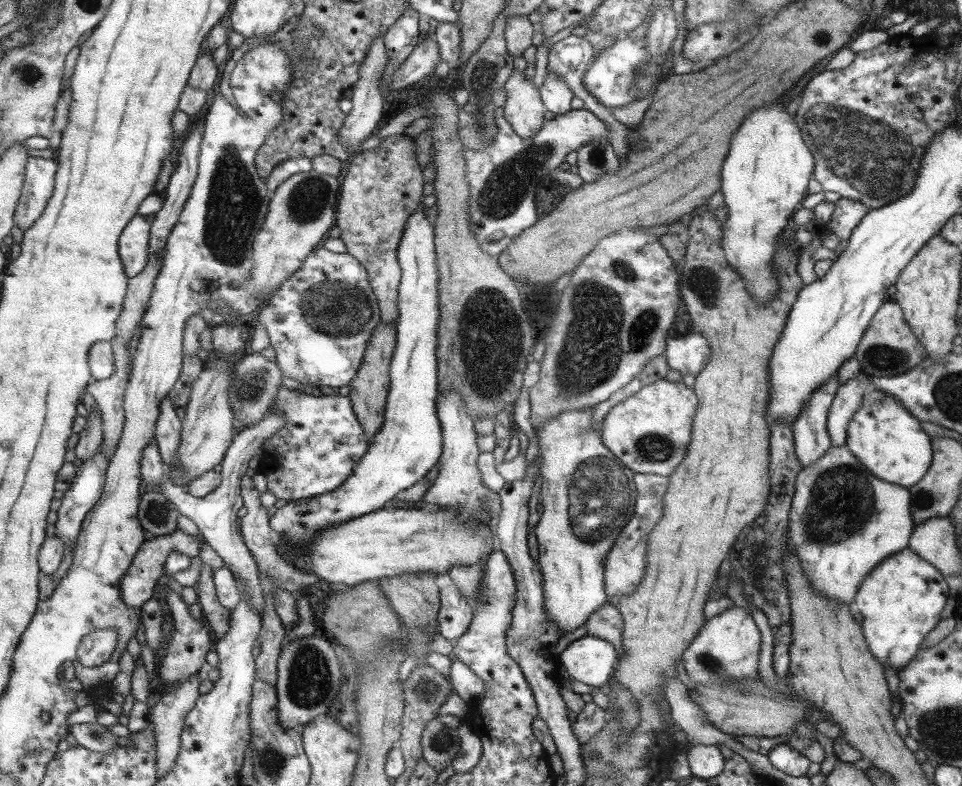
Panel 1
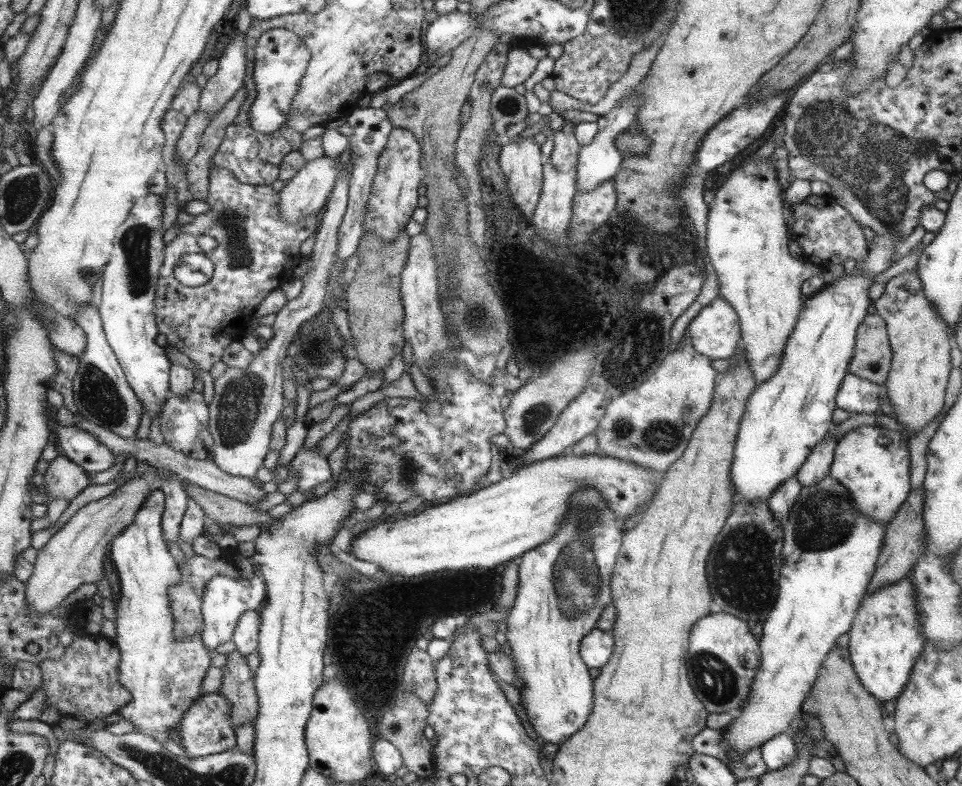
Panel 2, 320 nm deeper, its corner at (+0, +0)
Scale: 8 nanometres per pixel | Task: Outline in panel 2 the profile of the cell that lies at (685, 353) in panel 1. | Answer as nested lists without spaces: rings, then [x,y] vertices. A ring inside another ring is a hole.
[[[716,296],[688,322],[685,341],[710,361],[731,359],[740,346],[739,317],[732,305]]]

